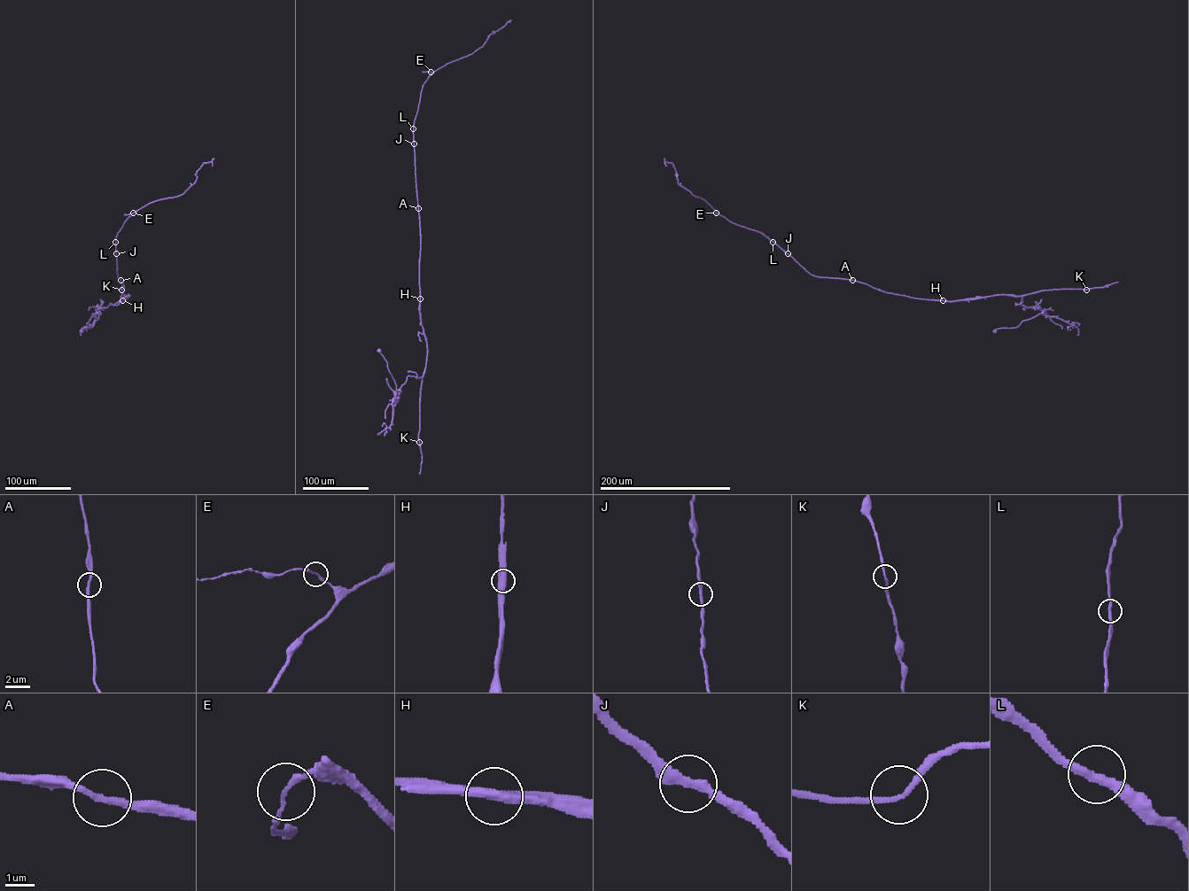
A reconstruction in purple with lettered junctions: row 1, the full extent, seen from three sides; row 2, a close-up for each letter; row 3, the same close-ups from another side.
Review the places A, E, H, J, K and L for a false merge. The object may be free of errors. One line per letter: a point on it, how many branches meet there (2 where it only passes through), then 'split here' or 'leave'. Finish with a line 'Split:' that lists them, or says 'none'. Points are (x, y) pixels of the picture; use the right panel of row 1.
A: at (852, 280); 2 branches meet; leave
E: at (716, 213); 2 branches meet; leave
H: at (943, 300); 2 branches meet; split here
J: at (788, 253); 2 branches meet; leave
K: at (1086, 290); 2 branches meet; leave
L: at (773, 242); 2 branches meet; leave
Split: H

